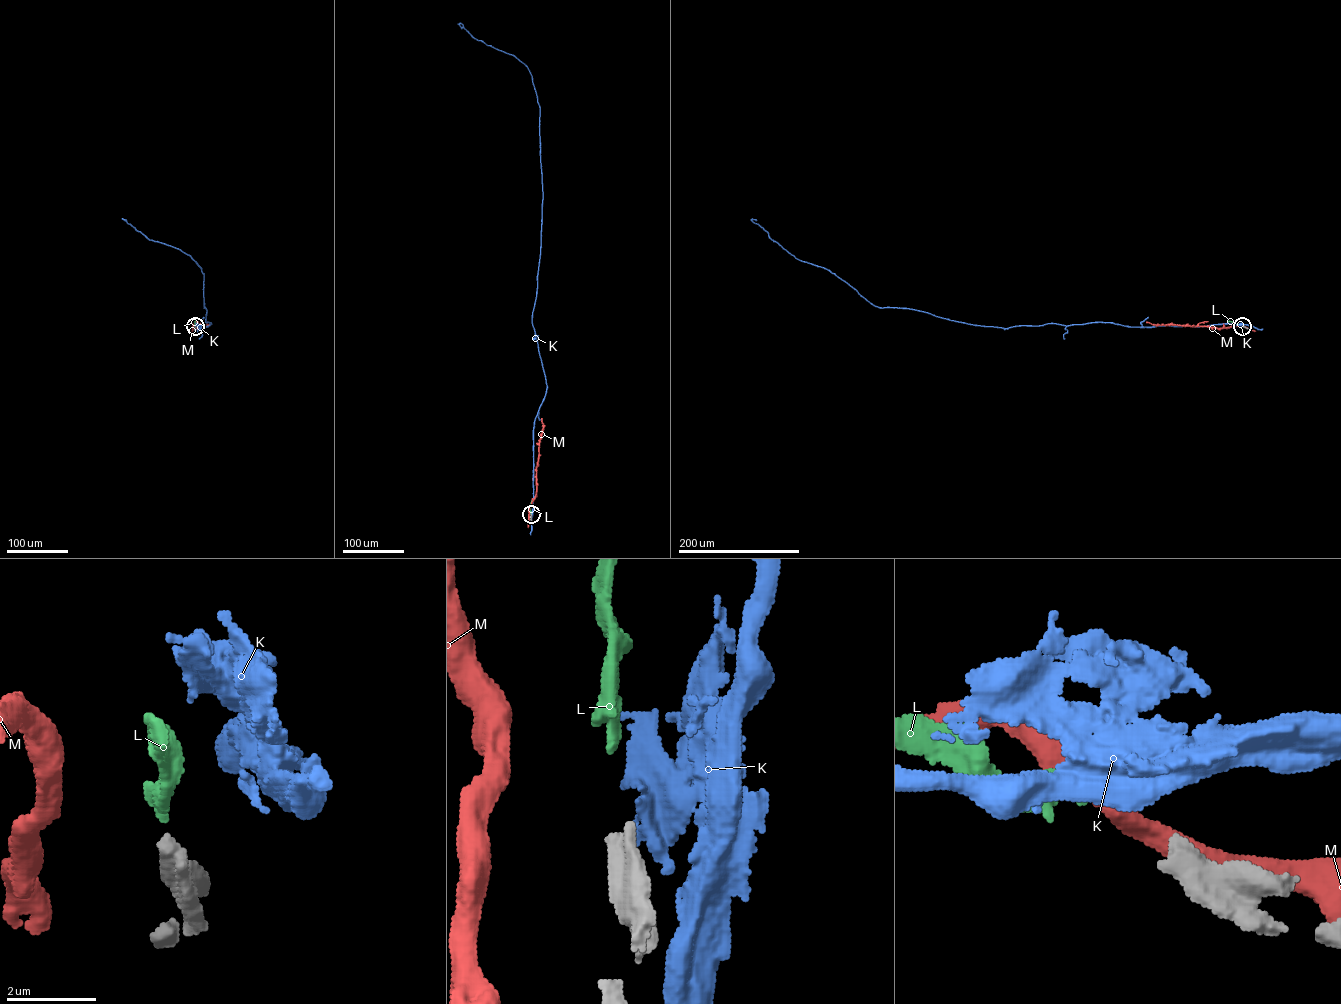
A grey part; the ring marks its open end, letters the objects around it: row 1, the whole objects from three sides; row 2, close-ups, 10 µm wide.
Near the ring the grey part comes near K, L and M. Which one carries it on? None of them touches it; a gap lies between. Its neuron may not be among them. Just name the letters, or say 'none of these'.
L

